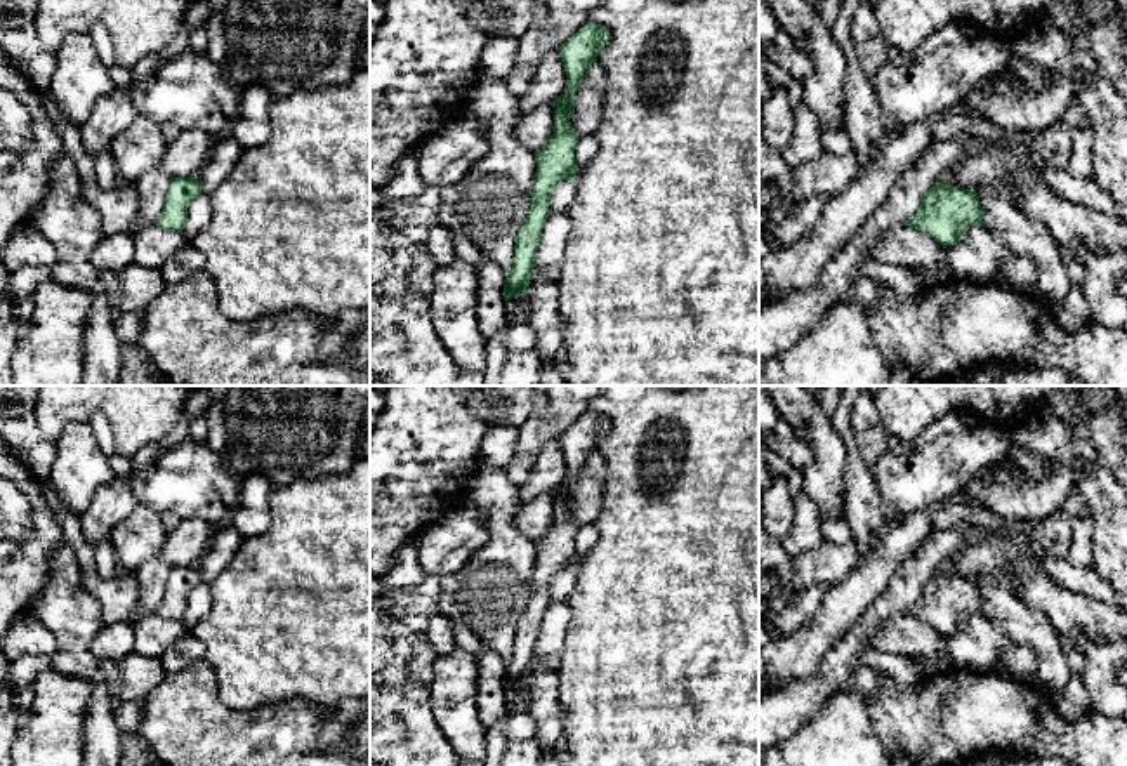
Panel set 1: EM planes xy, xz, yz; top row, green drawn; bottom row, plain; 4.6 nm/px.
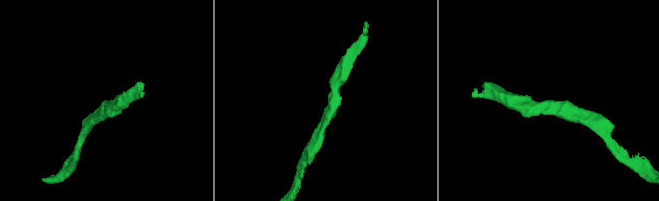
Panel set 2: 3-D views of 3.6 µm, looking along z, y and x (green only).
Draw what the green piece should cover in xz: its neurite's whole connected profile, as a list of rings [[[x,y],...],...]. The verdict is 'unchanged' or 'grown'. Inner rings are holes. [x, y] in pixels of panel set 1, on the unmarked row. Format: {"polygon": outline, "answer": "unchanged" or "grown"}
{"polygon": [[[587,410],[566,433],[559,443],[566,460],[566,483],[561,483],[554,497],[554,523],[549,533],[537,544],[535,577],[531,592],[516,625],[514,648],[505,664],[504,690],[524,684],[538,631],[549,601],[549,587],[564,571],[575,568],[578,554],[575,551],[575,533],[580,528],[570,511],[575,500],[575,479],[582,476],[587,459],[597,452],[597,443],[610,429],[610,419]]], "answer": "unchanged"}

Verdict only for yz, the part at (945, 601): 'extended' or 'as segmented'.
as segmented

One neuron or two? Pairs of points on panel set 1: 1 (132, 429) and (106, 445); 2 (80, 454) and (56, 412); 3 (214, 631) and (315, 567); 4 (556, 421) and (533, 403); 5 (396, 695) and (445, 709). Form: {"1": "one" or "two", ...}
{"1": "two", "2": "two", "3": "one", "4": "two", "5": "two"}

